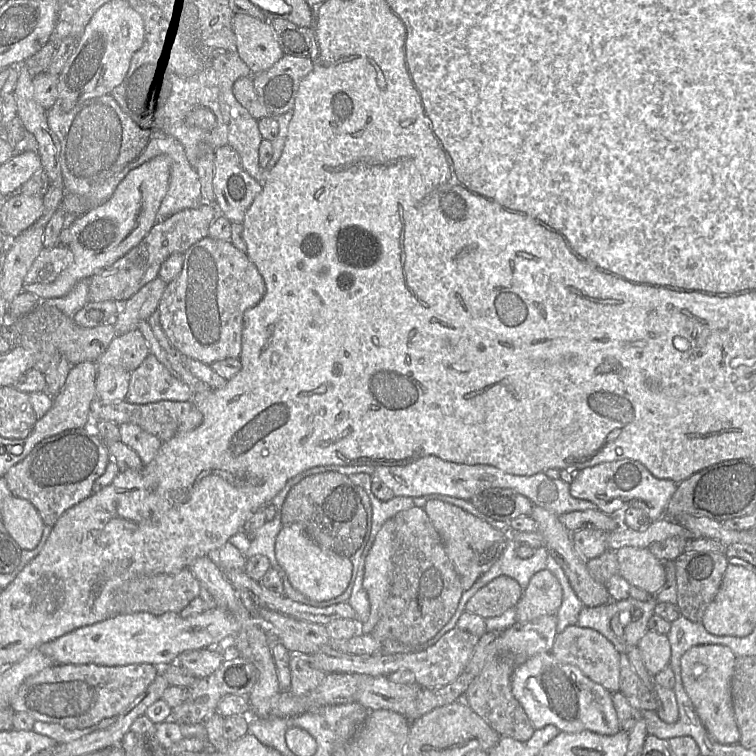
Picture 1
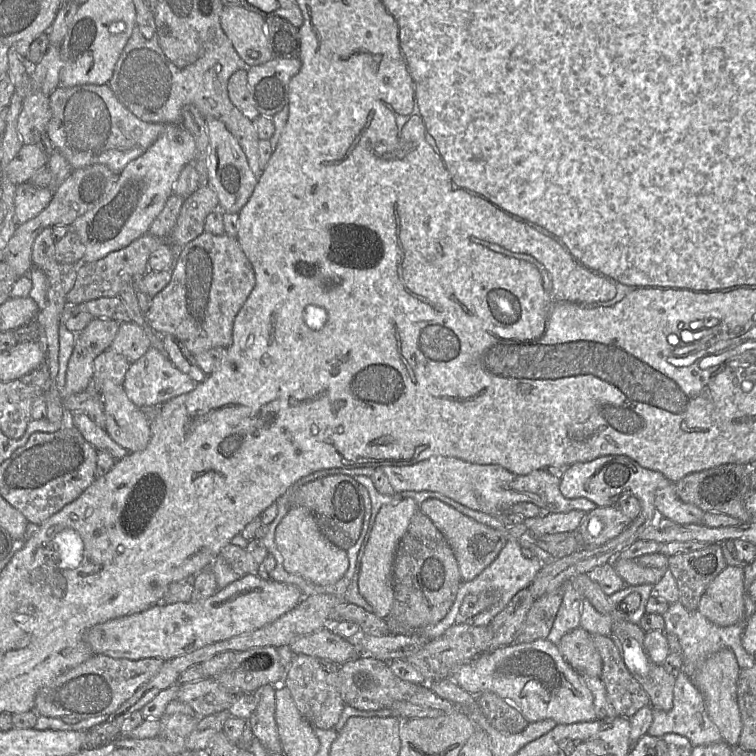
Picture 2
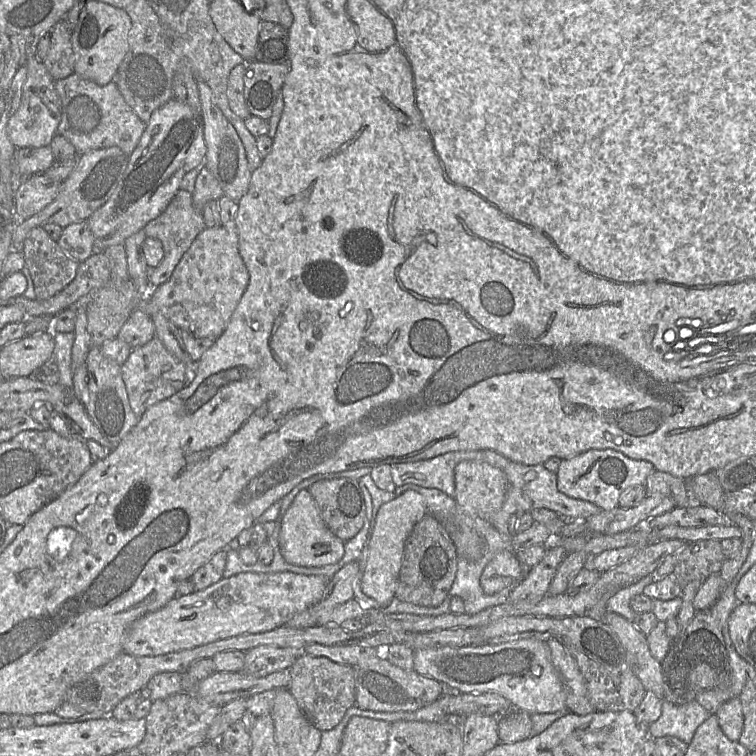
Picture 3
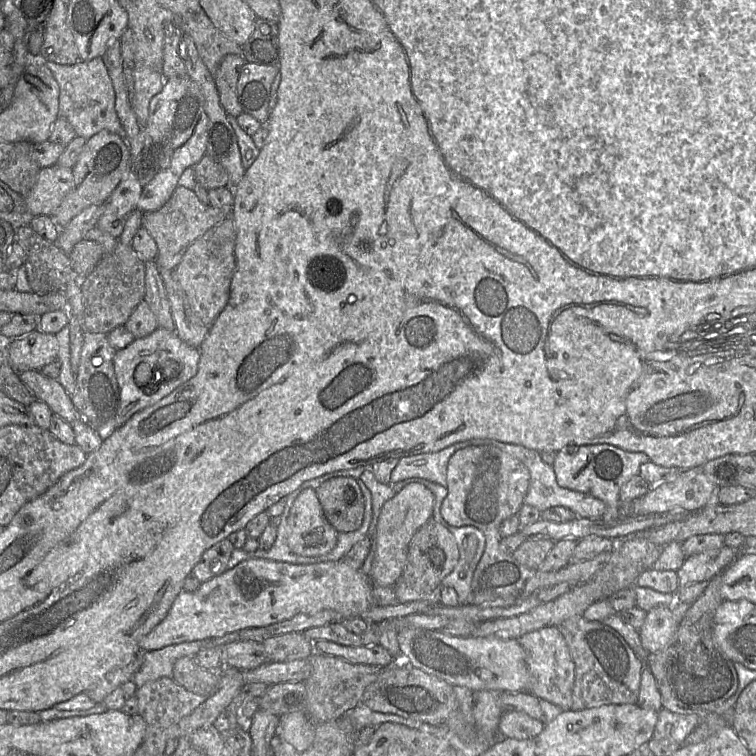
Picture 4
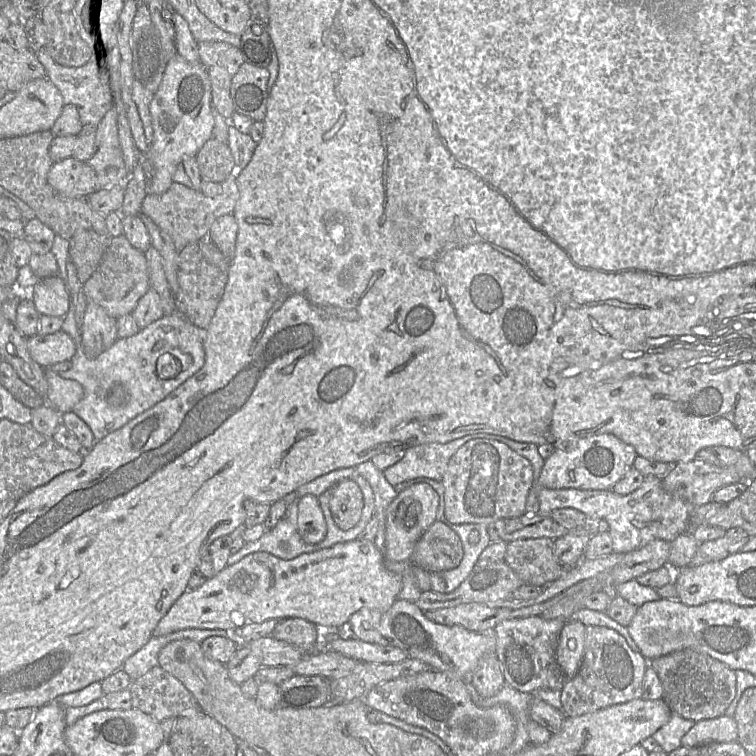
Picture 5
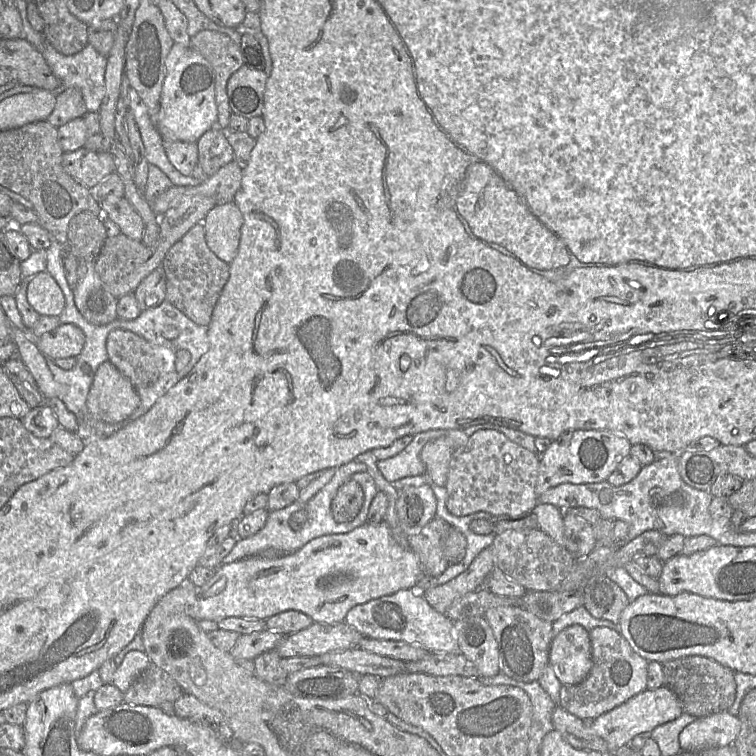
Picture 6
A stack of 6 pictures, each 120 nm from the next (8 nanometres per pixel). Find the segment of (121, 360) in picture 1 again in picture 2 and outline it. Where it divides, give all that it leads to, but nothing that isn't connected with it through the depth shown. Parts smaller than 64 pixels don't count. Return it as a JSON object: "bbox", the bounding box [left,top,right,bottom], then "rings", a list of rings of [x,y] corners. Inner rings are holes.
{"bbox":[110,322,151,363],"rings":[[[133,322],[119,324],[119,330],[110,348],[124,356],[130,363],[142,357],[151,347],[151,341],[145,329]]]}

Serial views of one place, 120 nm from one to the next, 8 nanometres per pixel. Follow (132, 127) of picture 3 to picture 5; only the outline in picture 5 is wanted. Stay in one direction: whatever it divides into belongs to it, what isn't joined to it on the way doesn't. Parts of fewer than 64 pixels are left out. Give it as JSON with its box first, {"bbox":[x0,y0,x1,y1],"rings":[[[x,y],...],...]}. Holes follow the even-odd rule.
{"bbox":[35,49,113,126],"rings":[[[43,49],[35,52],[46,71],[46,77],[60,91],[63,104],[76,106],[82,125],[97,126],[106,112],[113,106],[113,85],[104,63],[94,54],[78,67],[67,67],[56,63]]]}

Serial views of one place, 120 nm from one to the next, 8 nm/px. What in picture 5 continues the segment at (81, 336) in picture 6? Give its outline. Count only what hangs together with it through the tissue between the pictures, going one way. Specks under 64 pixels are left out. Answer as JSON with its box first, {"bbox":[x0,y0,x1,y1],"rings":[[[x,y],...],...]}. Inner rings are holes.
{"bbox":[27,330,76,369],"rings":[[[63,330],[48,335],[35,334],[27,338],[27,348],[34,362],[45,369],[59,362],[71,361],[76,352],[73,339]]]}

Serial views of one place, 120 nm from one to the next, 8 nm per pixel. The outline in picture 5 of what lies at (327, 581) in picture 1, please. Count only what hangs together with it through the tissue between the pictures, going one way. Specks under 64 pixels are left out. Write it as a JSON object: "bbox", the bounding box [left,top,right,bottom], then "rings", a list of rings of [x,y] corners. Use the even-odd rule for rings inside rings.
{"bbox":[297,494,327,544],"rings":[[[308,494],[299,499],[297,527],[307,544],[318,544],[325,538],[327,525],[318,497]]]}

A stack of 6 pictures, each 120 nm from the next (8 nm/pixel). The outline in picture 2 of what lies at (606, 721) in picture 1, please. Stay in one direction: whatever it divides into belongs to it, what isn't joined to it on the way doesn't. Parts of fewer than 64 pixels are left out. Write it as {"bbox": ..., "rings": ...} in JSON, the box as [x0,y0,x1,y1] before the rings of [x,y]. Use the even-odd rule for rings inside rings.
{"bbox":[449,639,597,724],"rings":[[[548,639],[512,643],[479,654],[458,667],[449,677],[473,696],[493,692],[517,707],[530,722],[553,719],[557,724],[597,720],[593,695],[581,675]]]}

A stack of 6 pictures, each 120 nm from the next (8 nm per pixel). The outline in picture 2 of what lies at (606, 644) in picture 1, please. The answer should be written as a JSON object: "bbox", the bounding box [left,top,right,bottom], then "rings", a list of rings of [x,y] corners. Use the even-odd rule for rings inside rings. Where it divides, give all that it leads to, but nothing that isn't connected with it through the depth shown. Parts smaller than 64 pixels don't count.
{"bbox":[556,627,602,678],"rings":[[[582,627],[566,633],[556,645],[569,665],[580,675],[600,678],[602,659],[592,637]]]}

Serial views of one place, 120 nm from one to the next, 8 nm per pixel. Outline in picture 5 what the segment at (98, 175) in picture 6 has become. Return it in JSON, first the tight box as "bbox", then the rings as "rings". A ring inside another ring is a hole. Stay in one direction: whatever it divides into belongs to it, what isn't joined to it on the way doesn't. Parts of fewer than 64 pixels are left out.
{"bbox":[47,157,96,198],"rings":[[[74,157],[55,161],[47,175],[49,185],[66,198],[87,198],[96,190],[95,171]]]}

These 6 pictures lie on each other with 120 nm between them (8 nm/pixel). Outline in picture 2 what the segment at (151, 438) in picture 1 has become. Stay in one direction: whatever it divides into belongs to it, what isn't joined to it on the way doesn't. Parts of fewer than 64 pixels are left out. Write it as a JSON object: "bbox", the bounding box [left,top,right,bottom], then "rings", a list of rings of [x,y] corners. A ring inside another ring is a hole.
{"bbox":[101,381,150,452],"rings":[[[105,381],[101,385],[106,418],[105,430],[120,446],[132,452],[144,450],[150,440],[150,421],[127,397],[123,385]]]}

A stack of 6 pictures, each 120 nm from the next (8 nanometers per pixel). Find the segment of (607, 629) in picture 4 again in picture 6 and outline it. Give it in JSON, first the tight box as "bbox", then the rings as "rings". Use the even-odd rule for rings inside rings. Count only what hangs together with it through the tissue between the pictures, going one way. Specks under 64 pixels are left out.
{"bbox":[559,627,648,720],"rings":[[[595,627],[589,631],[593,666],[579,684],[562,685],[559,706],[583,719],[593,720],[647,689],[648,663],[617,631]]]}

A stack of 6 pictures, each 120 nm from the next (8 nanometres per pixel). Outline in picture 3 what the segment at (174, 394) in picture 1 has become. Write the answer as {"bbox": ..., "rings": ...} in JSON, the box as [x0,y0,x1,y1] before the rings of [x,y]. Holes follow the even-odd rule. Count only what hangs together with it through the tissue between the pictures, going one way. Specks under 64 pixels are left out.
{"bbox":[120,336,194,417],"rings":[[[156,336],[145,345],[132,349],[129,357],[120,367],[130,407],[139,417],[150,406],[182,390],[194,378],[194,367],[188,367],[178,360]]]}

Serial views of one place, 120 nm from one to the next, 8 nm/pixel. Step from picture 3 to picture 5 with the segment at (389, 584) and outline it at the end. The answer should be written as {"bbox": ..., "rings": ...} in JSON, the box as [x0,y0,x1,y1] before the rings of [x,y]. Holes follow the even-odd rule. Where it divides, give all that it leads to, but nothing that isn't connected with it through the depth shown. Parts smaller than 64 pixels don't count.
{"bbox":[385,483,439,561],"rings":[[[427,483],[412,484],[397,494],[386,509],[385,561],[411,561],[416,542],[436,521],[438,505],[439,496]]]}

